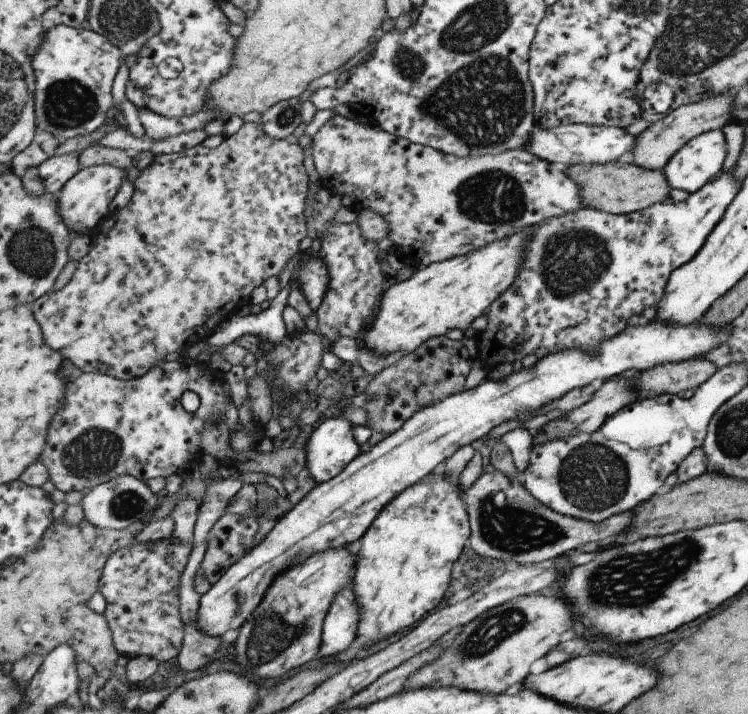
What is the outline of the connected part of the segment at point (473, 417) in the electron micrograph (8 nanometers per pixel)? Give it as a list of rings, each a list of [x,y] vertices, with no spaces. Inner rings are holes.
[[[643,321],[636,327],[627,327],[614,339],[604,341],[595,355],[584,353],[579,349],[568,349],[560,353],[553,353],[544,357],[533,366],[531,370],[521,370],[513,373],[503,382],[486,380],[475,389],[444,398],[441,402],[421,409],[414,414],[397,432],[384,437],[372,449],[359,453],[345,471],[340,472],[334,479],[323,484],[317,484],[310,490],[284,517],[281,517],[275,526],[265,535],[265,538],[245,557],[230,566],[224,575],[201,597],[197,628],[207,633],[207,636],[221,637],[230,631],[238,631],[247,623],[254,612],[266,598],[268,591],[274,586],[273,580],[283,572],[297,564],[303,564],[313,554],[324,553],[330,549],[345,547],[351,542],[357,542],[366,535],[375,519],[382,514],[381,510],[397,498],[405,489],[418,485],[441,469],[443,462],[453,456],[461,447],[473,444],[478,438],[489,434],[495,426],[503,424],[509,418],[519,420],[529,411],[538,411],[547,403],[564,397],[571,391],[587,387],[595,381],[608,381],[611,376],[617,376],[623,370],[635,368],[639,372],[663,364],[676,363],[693,359],[693,356],[707,352],[710,348],[726,341],[730,331],[730,324],[723,329],[712,329],[709,326],[699,325],[670,325],[659,321]]]

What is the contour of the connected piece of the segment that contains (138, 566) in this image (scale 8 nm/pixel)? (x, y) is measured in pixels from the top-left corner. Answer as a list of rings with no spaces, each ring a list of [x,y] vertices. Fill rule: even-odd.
[[[172,534],[172,536],[161,539],[159,541],[152,541],[149,543],[131,543],[129,546],[126,546],[123,550],[117,551],[114,555],[111,555],[111,558],[107,561],[104,575],[100,582],[101,594],[103,594],[106,599],[106,608],[104,615],[107,617],[107,620],[110,622],[110,627],[114,634],[114,643],[121,655],[132,659],[136,656],[147,655],[151,658],[156,658],[159,662],[167,662],[167,660],[173,660],[173,658],[178,658],[179,653],[182,651],[183,641],[186,638],[186,626],[184,620],[182,619],[182,610],[181,610],[181,600],[180,592],[177,592],[177,589],[180,588],[180,580],[184,574],[184,570],[188,565],[192,550],[194,545],[180,542],[179,539]]]

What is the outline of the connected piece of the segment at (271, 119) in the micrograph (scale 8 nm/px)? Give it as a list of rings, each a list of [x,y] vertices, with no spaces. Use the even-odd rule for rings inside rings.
[[[298,97],[278,102],[263,113],[262,122],[266,133],[274,139],[291,136],[303,120],[303,101]]]

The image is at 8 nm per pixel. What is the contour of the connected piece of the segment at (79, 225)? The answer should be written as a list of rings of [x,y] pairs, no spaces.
[[[106,162],[103,165],[91,165],[81,169],[70,182],[59,192],[58,211],[66,221],[67,226],[74,234],[88,234],[90,236],[95,226],[101,224],[101,220],[105,219],[109,214],[109,206],[115,198],[115,194],[119,192],[123,178],[126,176],[127,170],[115,168]]]

